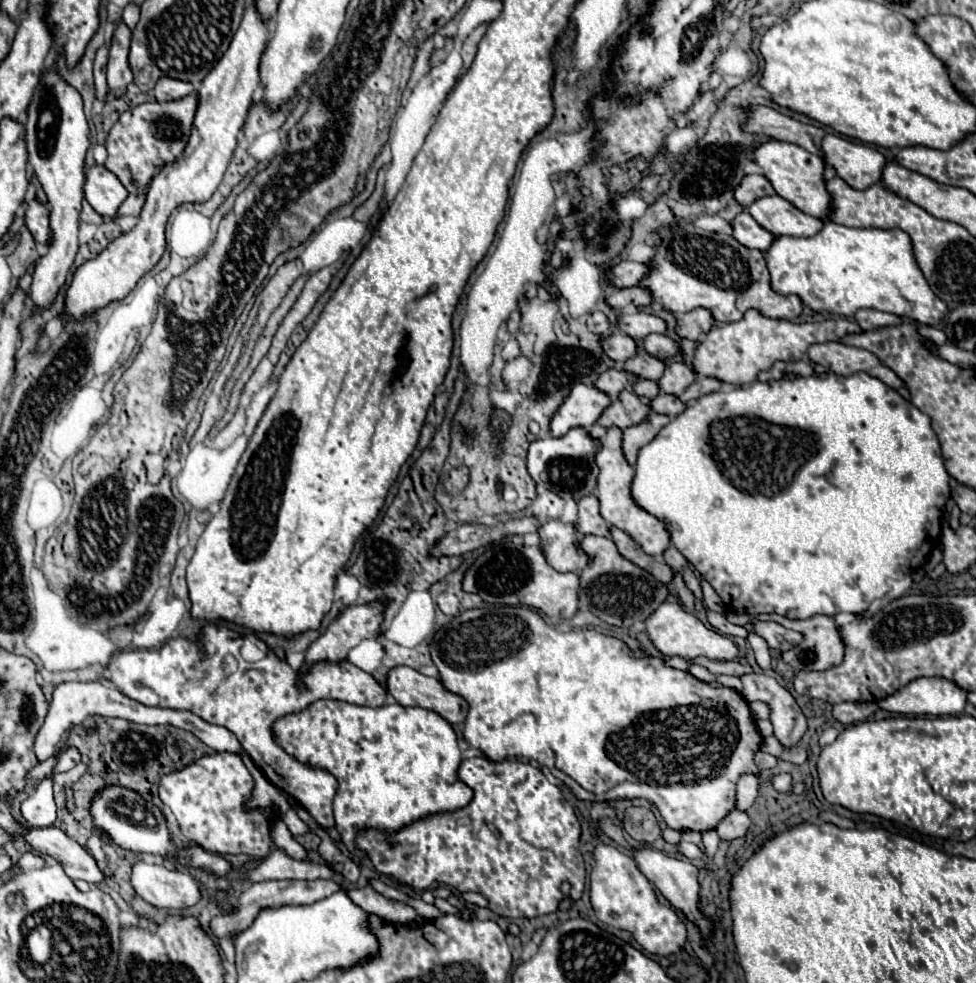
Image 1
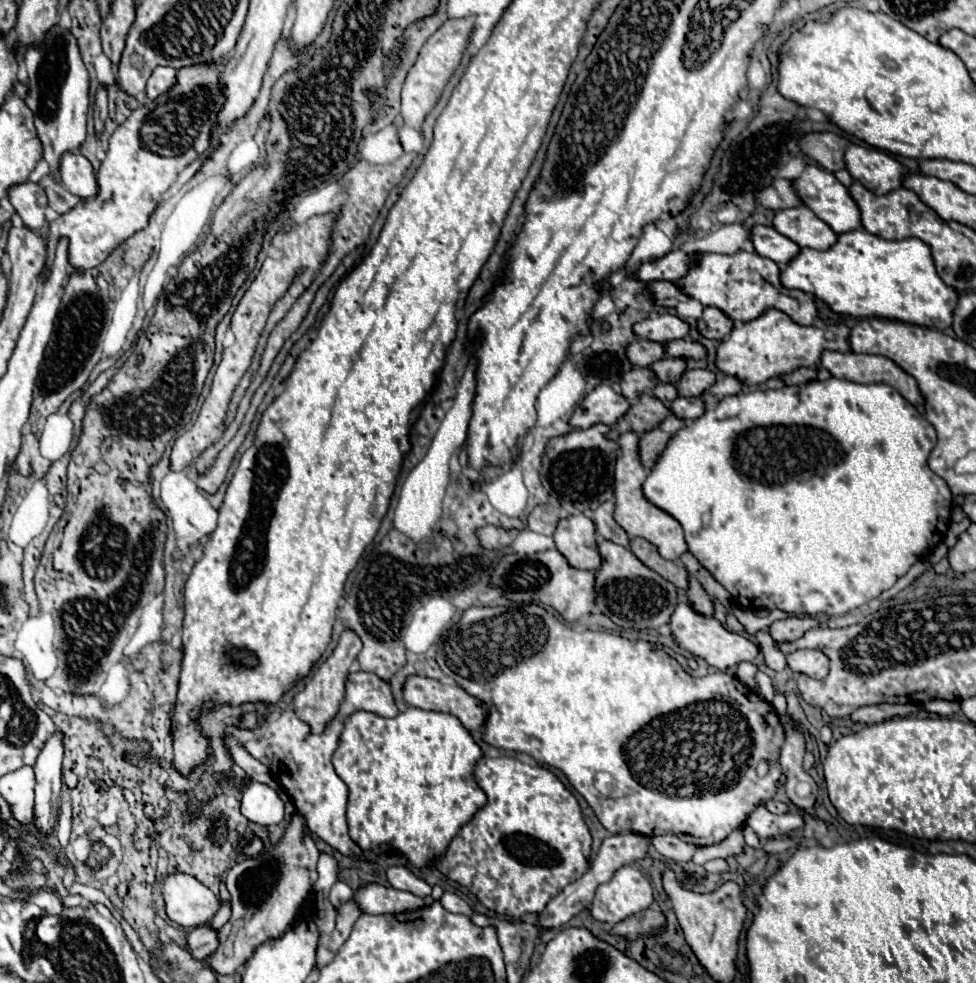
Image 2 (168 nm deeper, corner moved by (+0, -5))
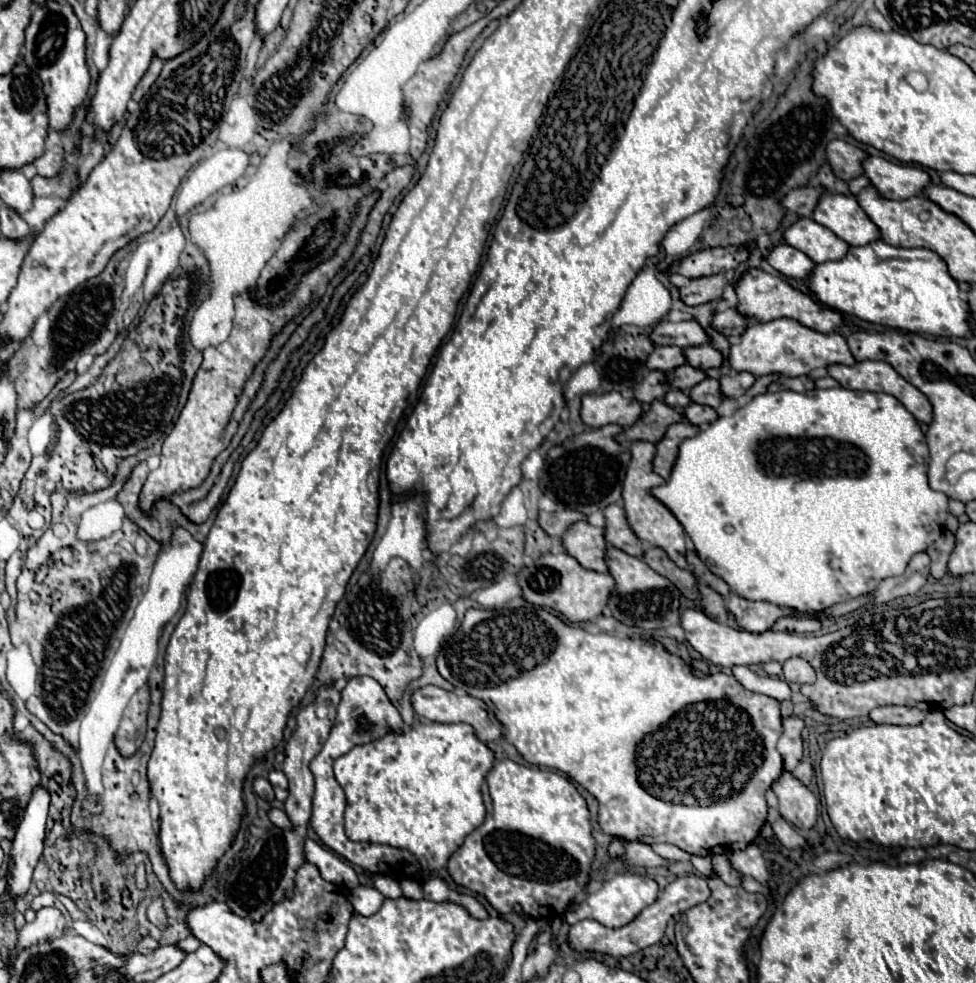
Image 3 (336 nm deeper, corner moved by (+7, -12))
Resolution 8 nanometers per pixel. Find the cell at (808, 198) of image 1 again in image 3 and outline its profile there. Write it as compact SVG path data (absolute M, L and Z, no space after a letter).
M828 191L822 193L814 209L814 221L836 233L852 247L868 245L880 239L880 229L870 221L856 197Z

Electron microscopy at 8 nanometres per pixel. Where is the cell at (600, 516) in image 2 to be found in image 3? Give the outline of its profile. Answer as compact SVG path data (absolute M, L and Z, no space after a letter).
M608 505L604 509L604 515L606 515L606 539L608 539L608 543L612 547L626 551L628 555L642 557L642 553L644 553L642 541L630 529L630 525L626 521L624 507L622 505Z

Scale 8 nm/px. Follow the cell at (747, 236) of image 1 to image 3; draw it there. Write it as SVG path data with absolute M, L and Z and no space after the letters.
M782 243L776 249L770 251L770 255L766 257L766 261L782 275L790 277L790 279L798 279L798 281L806 281L814 269L814 261L804 255L802 251Z

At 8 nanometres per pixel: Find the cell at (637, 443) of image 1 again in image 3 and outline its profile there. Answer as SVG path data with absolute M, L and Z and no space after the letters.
M684 421L684 423L674 423L672 427L668 427L664 439L656 445L656 459L654 459L654 471L658 475L662 475L664 479L670 477L672 473L672 467L676 463L676 457L678 457L678 447L684 439L688 437L694 437L700 429L696 425L692 425L690 421Z

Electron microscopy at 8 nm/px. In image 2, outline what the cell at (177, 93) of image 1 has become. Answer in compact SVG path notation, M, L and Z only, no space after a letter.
M155 68L147 82L147 96L149 100L159 98L161 94L169 92L177 84L177 72L173 68Z

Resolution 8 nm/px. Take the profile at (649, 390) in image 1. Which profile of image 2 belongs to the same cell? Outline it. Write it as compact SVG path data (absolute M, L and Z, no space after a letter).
M657 384L657 386L653 388L653 396L659 398L663 404L669 406L671 400L677 398L677 390L675 390L673 384Z

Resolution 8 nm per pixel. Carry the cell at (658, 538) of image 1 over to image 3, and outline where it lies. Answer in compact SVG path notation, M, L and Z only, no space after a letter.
M640 441L640 443L632 443L630 451L632 451L632 463L628 465L622 497L624 497L624 509L626 509L628 523L630 523L632 531L638 535L638 539L642 539L642 541L646 541L646 543L650 543L654 547L662 547L678 567L690 569L690 565L686 561L686 553L684 553L684 535L686 535L684 527L672 515L672 511L650 493L650 489L666 483L652 469L652 461L654 461L654 455L656 455L656 445Z

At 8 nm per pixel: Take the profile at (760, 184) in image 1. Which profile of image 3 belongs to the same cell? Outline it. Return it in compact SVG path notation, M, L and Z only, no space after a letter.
M802 187L802 189L794 189L794 191L790 191L782 199L782 205L788 211L798 213L800 217L810 217L812 211L814 211L814 207L818 205L818 199L820 199L822 193L824 193L824 187Z

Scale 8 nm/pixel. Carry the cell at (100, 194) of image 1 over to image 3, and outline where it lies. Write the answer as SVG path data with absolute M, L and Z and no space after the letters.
M60 145L44 151L40 157L36 157L32 161L38 175L42 175L42 177L54 177L60 171L62 163L64 163L64 149Z

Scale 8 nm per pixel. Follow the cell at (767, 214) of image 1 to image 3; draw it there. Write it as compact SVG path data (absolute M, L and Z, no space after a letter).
M800 219L784 233L784 239L794 249L806 253L814 263L840 261L850 249L844 239L836 237L830 229L818 225L814 219Z

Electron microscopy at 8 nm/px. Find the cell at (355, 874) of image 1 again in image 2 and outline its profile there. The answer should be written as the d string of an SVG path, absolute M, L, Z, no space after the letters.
M355 900L343 904L339 910L337 910L337 926L333 930L333 940L331 940L331 946L329 950L337 952L341 948L341 944L349 938L351 934L351 928L355 924L355 920L361 916L361 908Z

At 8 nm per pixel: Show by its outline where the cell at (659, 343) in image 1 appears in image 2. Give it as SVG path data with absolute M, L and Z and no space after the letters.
M671 340L665 342L665 352L671 358L685 358L685 360L701 360L705 358L705 348L693 340Z

